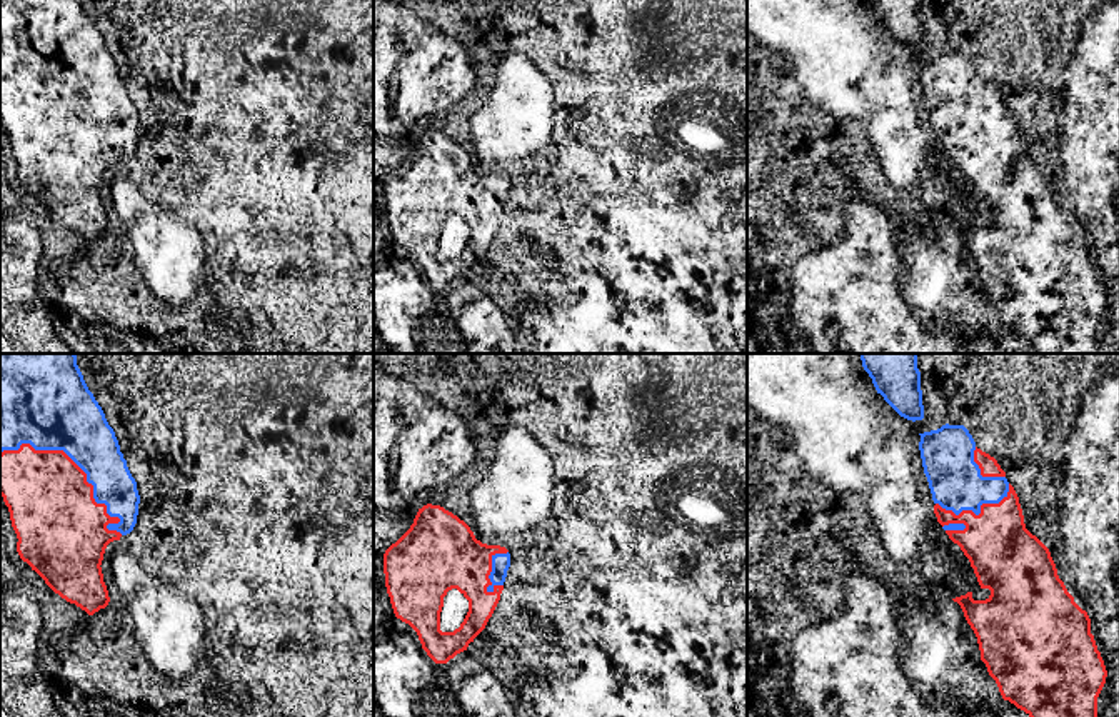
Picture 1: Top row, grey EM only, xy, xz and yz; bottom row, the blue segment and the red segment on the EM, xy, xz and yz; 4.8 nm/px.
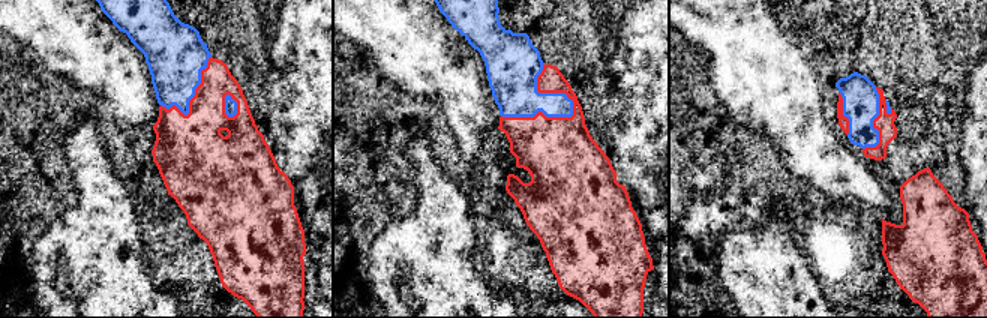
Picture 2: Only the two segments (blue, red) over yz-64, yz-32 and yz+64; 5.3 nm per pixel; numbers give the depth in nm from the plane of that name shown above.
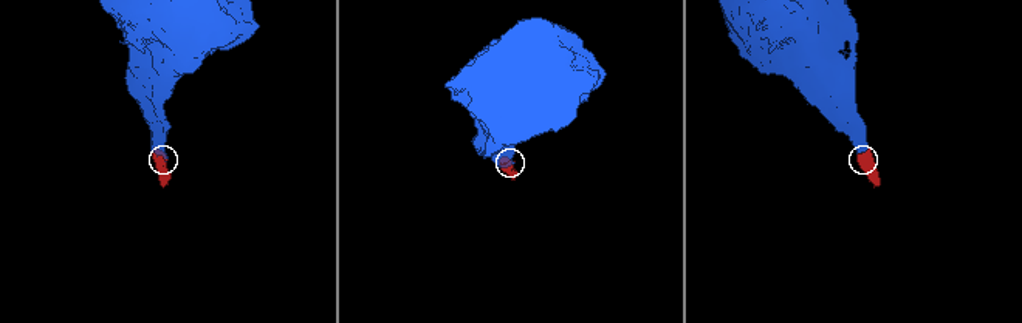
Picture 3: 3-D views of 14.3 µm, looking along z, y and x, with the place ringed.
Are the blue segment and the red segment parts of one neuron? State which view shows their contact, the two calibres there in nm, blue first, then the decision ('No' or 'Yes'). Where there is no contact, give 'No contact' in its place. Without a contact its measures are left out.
Touches blue in xy. Thickness 300 nm (blue) against 420 nm. Yes

